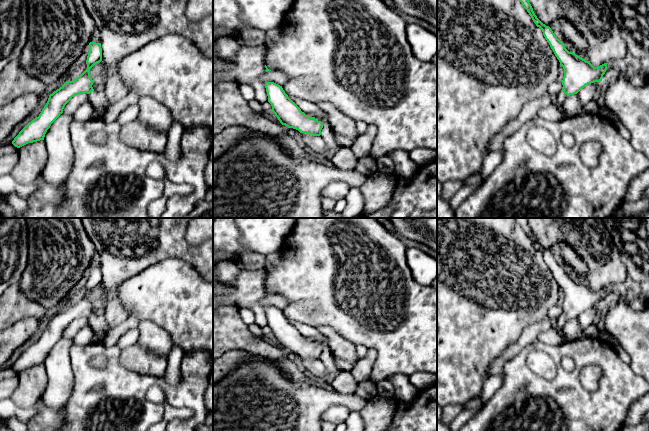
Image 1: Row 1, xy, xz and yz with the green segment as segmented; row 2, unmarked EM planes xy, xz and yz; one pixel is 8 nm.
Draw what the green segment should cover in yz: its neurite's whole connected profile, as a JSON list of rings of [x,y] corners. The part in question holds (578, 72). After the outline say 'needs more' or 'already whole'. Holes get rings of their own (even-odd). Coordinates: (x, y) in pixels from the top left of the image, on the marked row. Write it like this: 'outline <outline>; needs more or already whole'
outline [[[529,0],[519,1],[527,10],[536,26],[542,30],[545,39],[564,69],[564,77],[562,80],[563,87],[556,95],[557,100],[561,105],[563,105],[568,96],[577,94],[586,85],[602,81],[608,63],[594,67],[590,61],[586,61],[575,53],[569,52],[565,48],[564,43],[555,36],[551,28],[543,24],[537,18]]]; needs more

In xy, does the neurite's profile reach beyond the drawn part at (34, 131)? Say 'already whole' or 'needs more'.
needs more

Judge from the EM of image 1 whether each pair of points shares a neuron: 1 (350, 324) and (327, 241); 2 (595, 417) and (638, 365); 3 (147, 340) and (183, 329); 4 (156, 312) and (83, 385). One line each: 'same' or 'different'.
1: same
2: different
3: different
4: different

